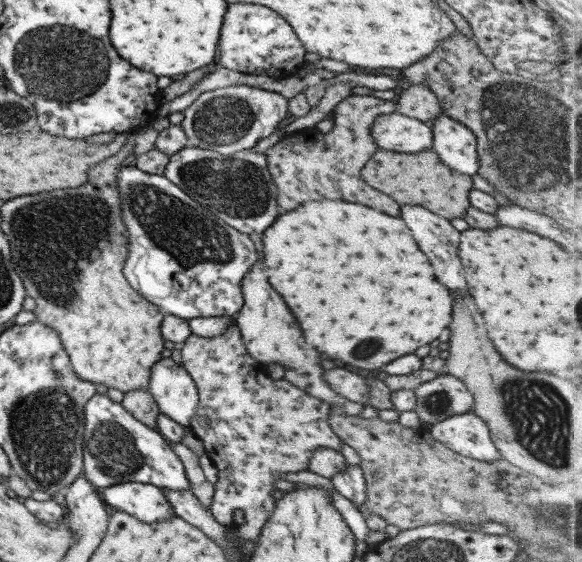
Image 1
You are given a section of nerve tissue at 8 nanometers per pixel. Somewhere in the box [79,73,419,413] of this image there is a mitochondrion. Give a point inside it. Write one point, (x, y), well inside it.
(191, 237)

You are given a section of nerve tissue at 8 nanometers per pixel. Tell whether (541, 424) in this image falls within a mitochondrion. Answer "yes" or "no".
yes

